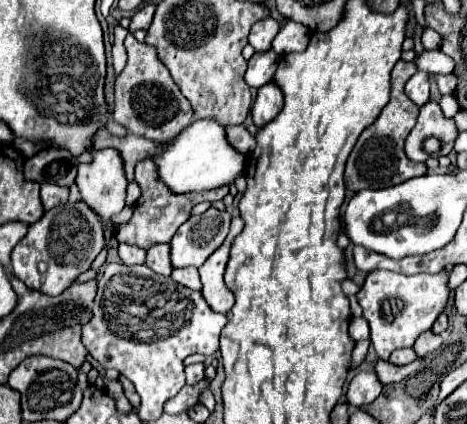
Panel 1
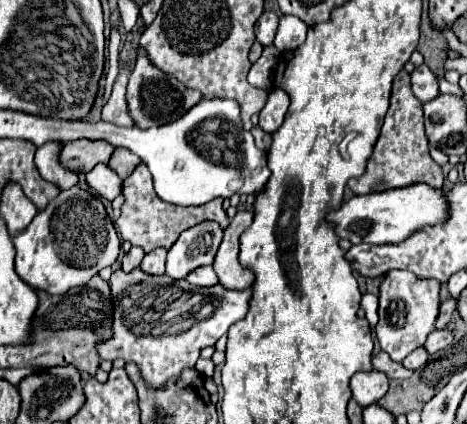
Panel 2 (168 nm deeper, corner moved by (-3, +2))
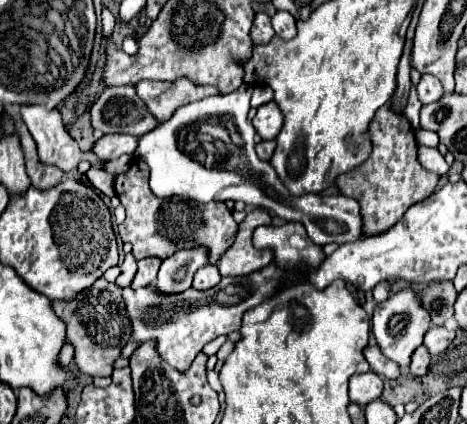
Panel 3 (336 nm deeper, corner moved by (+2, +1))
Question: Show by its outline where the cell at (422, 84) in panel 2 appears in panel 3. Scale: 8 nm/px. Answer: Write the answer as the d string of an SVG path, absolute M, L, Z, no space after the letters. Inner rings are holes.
M428 74L422 76L422 80L416 86L416 90L418 90L418 96L420 96L422 104L436 102L436 100L440 100L444 96L444 88L442 88L440 80L436 76L428 76Z

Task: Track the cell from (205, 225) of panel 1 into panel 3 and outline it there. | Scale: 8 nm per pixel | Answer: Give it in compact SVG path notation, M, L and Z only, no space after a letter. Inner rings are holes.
M192 248L192 250L180 250L172 254L172 258L166 258L158 270L158 278L154 290L160 294L180 294L188 288L192 288L192 278L198 268L206 264L206 250L204 248Z

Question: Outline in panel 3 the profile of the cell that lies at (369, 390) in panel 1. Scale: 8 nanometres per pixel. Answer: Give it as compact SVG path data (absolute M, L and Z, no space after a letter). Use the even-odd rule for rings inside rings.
M370 370L364 374L354 374L350 378L350 400L356 402L360 408L380 398L380 394L382 394L382 380L376 372Z

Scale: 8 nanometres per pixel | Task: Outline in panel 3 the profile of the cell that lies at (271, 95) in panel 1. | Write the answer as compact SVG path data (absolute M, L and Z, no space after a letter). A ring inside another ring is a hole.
M276 102L262 104L252 120L256 132L260 134L262 140L274 140L278 132L282 130L282 112Z

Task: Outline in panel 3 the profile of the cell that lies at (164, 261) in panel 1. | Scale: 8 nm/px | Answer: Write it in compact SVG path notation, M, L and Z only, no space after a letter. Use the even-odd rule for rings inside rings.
M144 258L138 262L138 272L132 280L132 288L142 288L142 286L150 286L156 280L158 268L160 268L162 260L160 258Z

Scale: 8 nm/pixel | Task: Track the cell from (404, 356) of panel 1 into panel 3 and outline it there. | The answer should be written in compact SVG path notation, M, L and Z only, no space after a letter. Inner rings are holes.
M420 346L414 356L412 356L412 364L410 364L410 372L414 376L424 376L428 372L428 366L430 366L430 354L426 350L426 346Z

